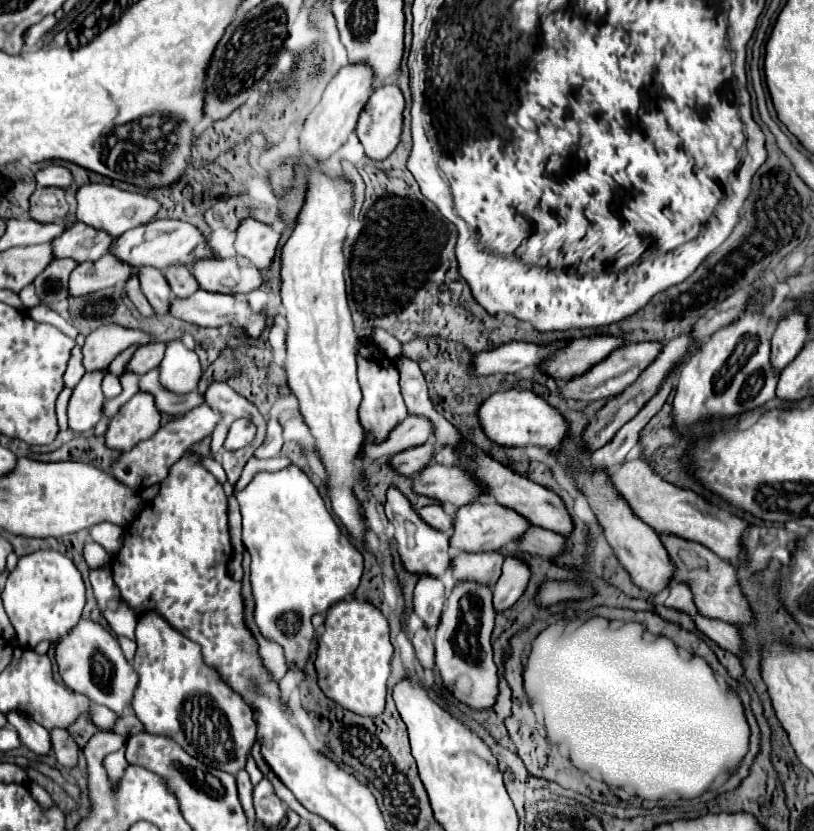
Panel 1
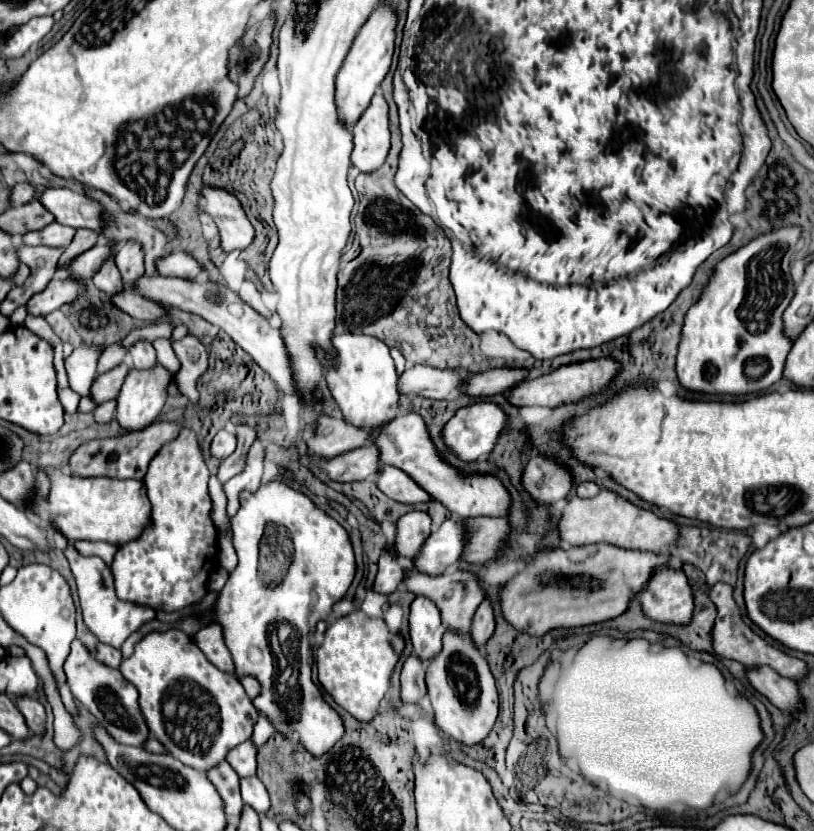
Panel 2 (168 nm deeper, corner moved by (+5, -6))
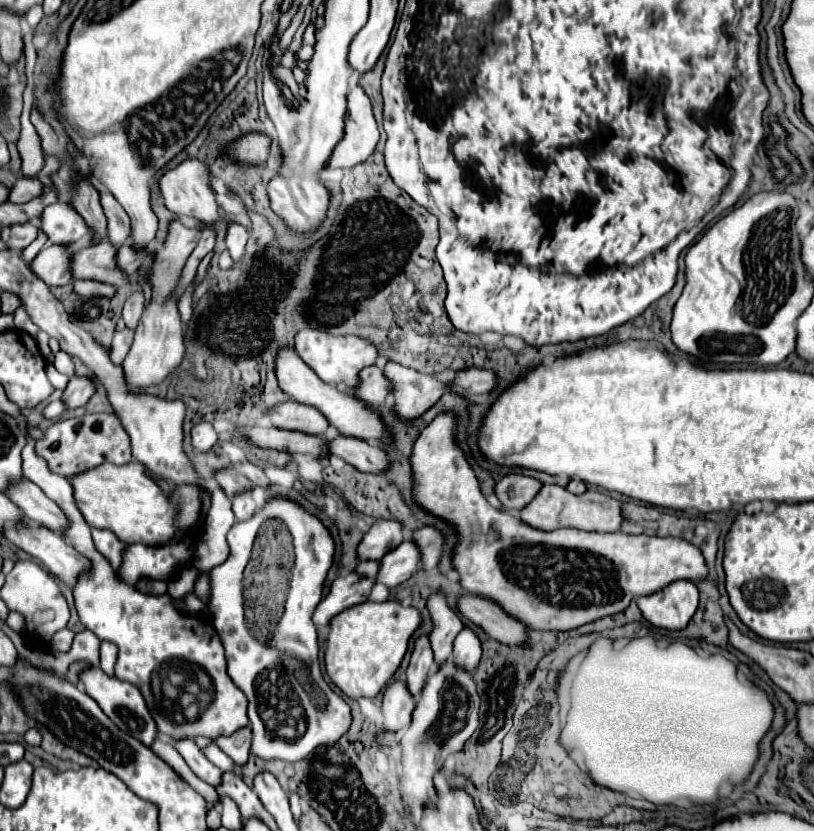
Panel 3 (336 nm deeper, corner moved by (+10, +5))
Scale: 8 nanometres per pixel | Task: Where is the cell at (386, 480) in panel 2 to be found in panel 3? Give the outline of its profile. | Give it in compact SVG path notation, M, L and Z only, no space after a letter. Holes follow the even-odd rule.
M340 435L336 439L326 441L326 453L334 457L342 457L358 471L364 473L384 473L388 467L388 455L374 443L366 443L364 439Z

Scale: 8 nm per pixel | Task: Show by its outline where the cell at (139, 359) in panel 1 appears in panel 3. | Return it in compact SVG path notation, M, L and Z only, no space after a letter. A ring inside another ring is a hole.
M72 377L64 389L62 401L64 401L66 409L78 409L88 403L88 399L94 395L94 391L96 391L96 387L88 377Z

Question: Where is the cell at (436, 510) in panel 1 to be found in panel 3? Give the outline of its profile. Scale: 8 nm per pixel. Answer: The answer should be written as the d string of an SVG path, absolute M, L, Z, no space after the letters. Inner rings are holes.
M378 521L370 527L370 531L364 535L360 545L356 547L356 557L360 561L378 561L382 555L386 555L394 545L402 543L400 523L396 521Z

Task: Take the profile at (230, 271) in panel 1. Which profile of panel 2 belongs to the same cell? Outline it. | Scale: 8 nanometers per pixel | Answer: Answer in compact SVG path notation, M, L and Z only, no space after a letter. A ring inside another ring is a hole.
M175 252L161 258L157 262L157 272L171 278L203 278L205 276L205 270L201 268L201 264L185 252Z

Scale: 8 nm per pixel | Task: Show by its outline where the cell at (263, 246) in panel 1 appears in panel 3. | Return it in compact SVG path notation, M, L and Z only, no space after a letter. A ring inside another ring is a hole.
M184 159L180 165L166 171L160 177L158 187L160 187L160 195L164 199L166 209L172 211L174 215L178 215L182 219L194 217L202 223L214 223L216 219L220 219L220 207L216 203L216 195L214 195L210 183L208 183L208 169L198 159Z

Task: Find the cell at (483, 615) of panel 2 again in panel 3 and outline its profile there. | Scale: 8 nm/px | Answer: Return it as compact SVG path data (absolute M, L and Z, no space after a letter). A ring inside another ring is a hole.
M468 627L462 629L454 641L454 655L452 655L454 663L466 667L466 671L474 671L478 667L480 655L482 655L482 647L474 631Z

